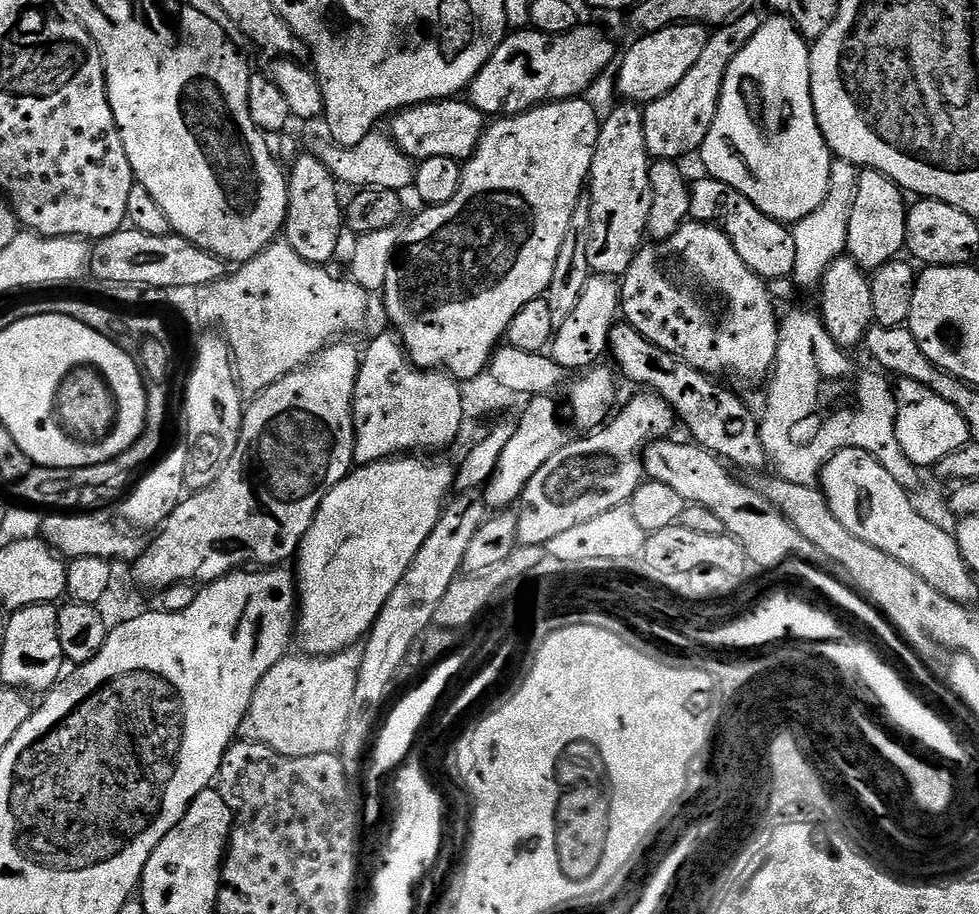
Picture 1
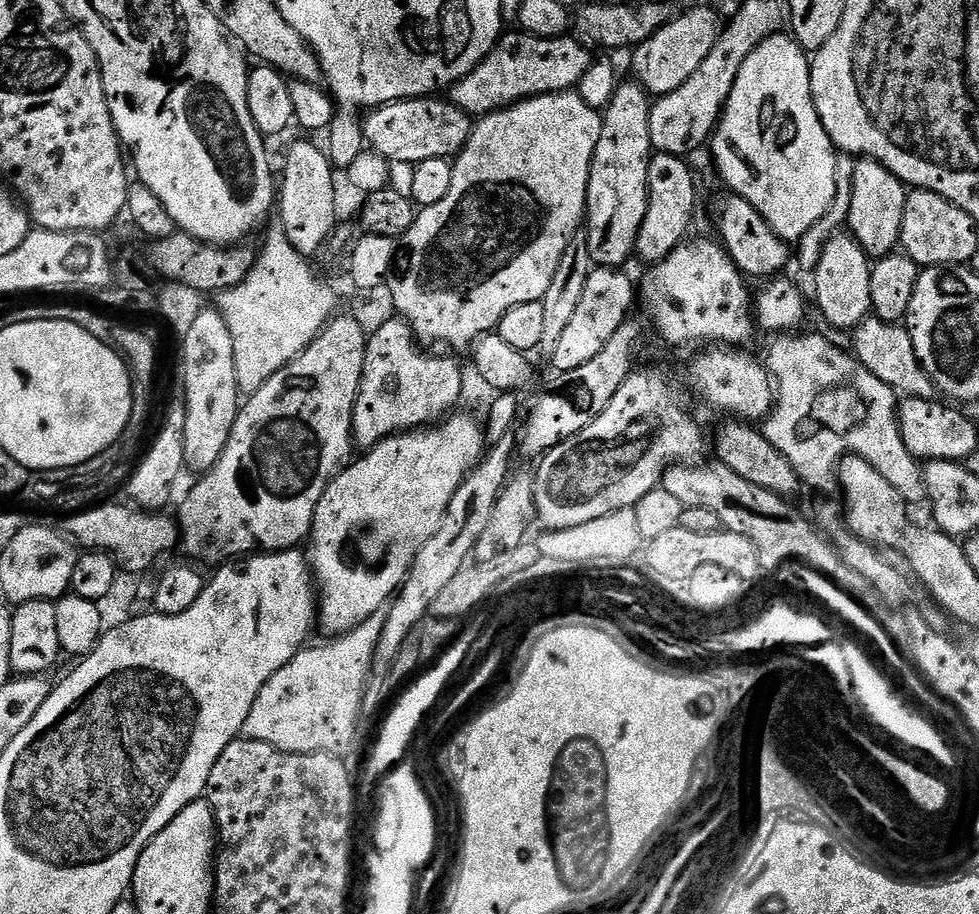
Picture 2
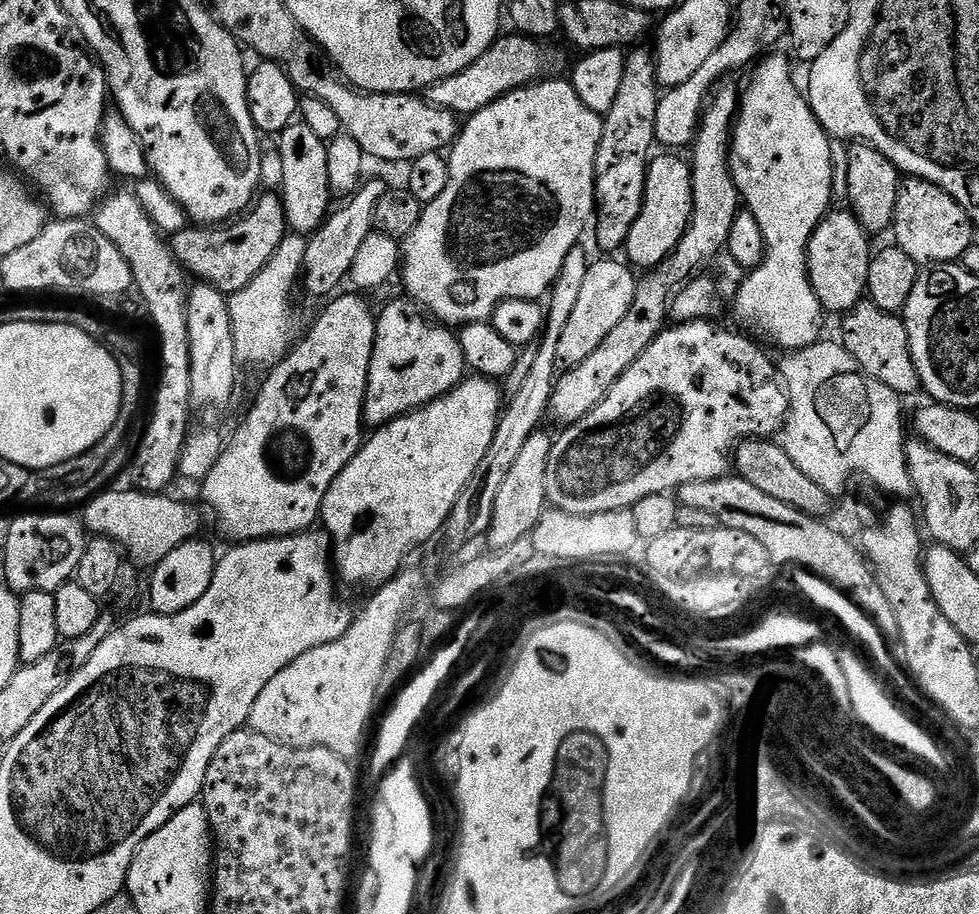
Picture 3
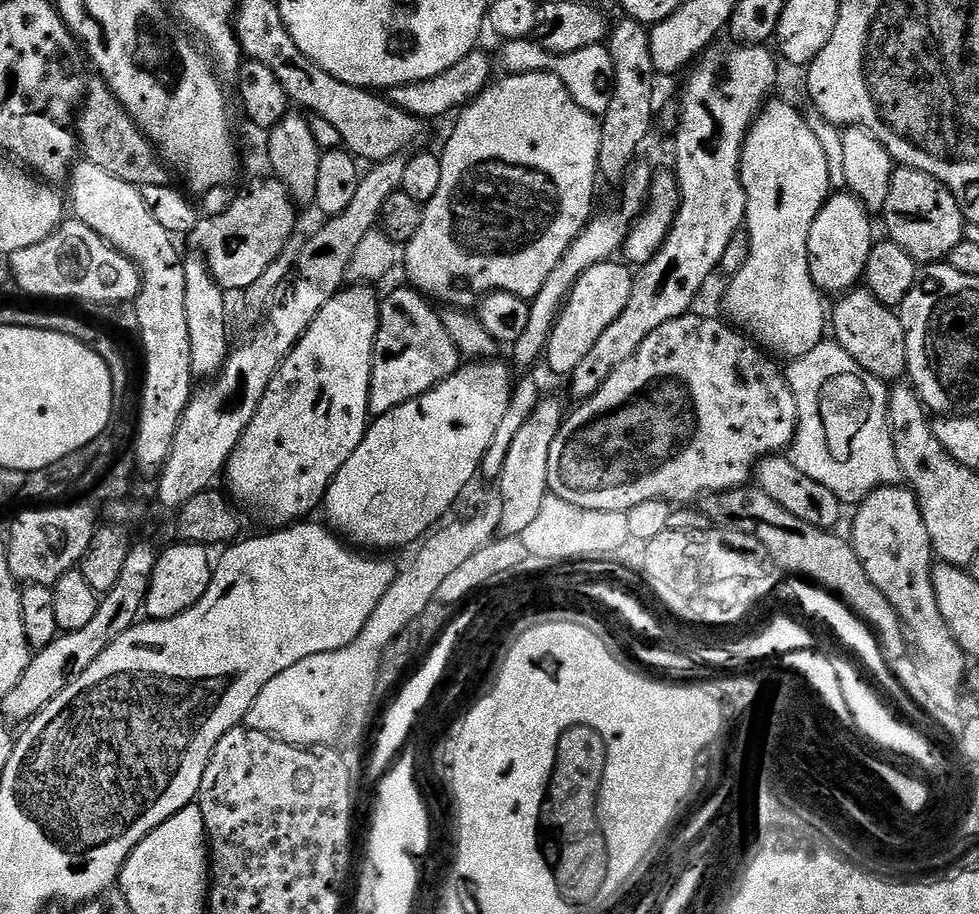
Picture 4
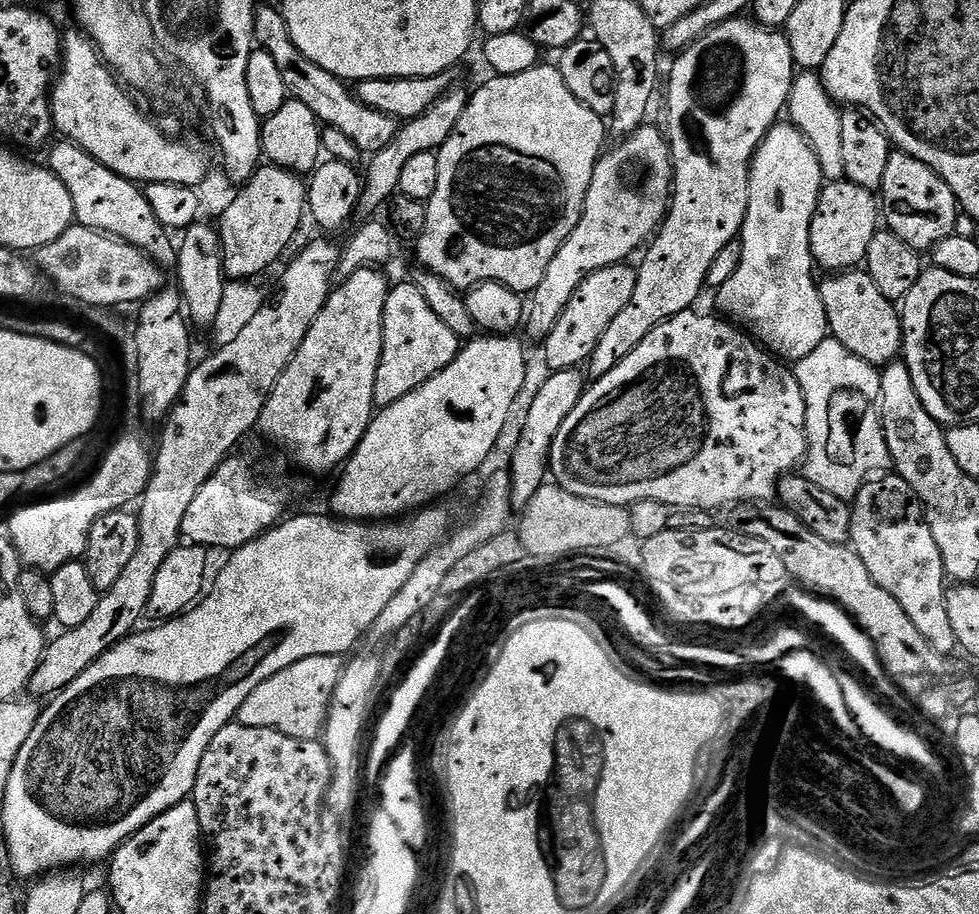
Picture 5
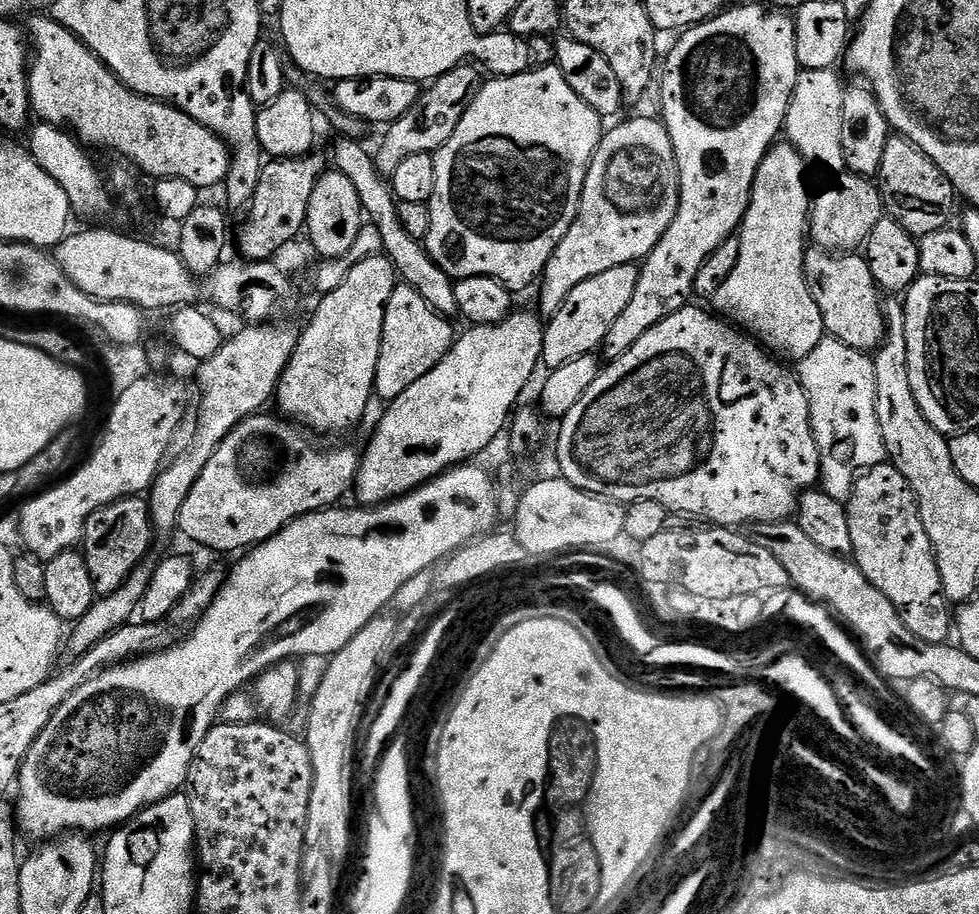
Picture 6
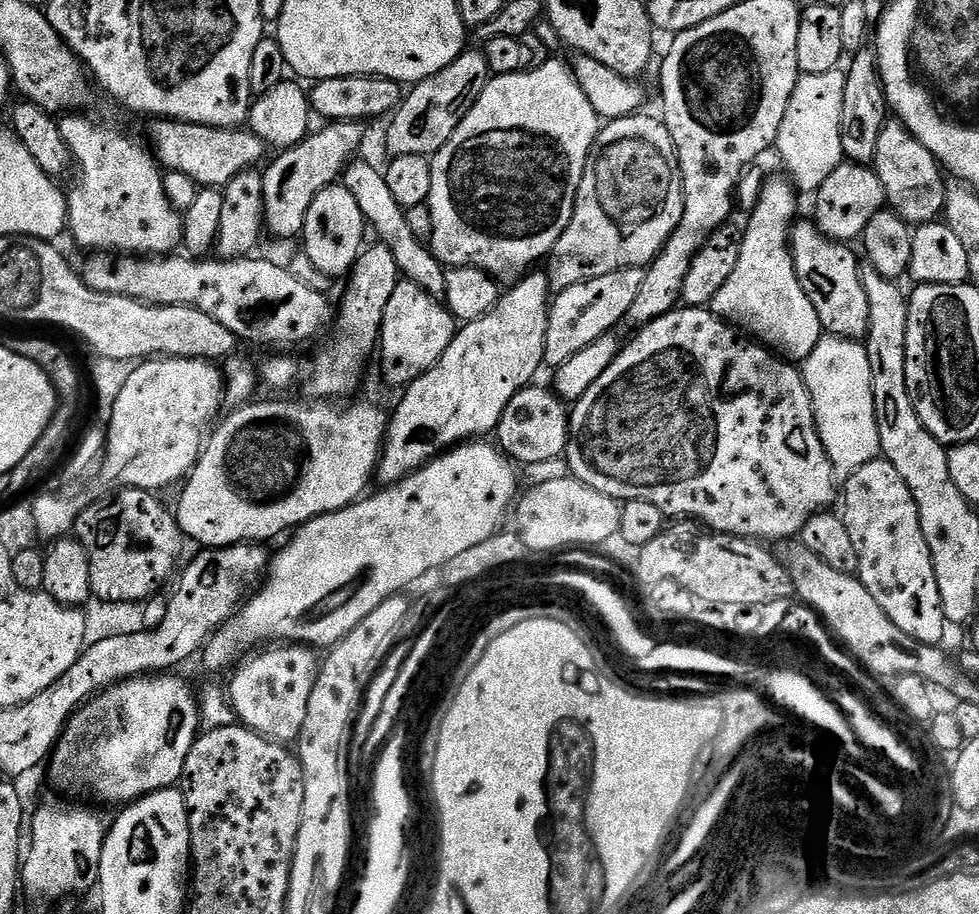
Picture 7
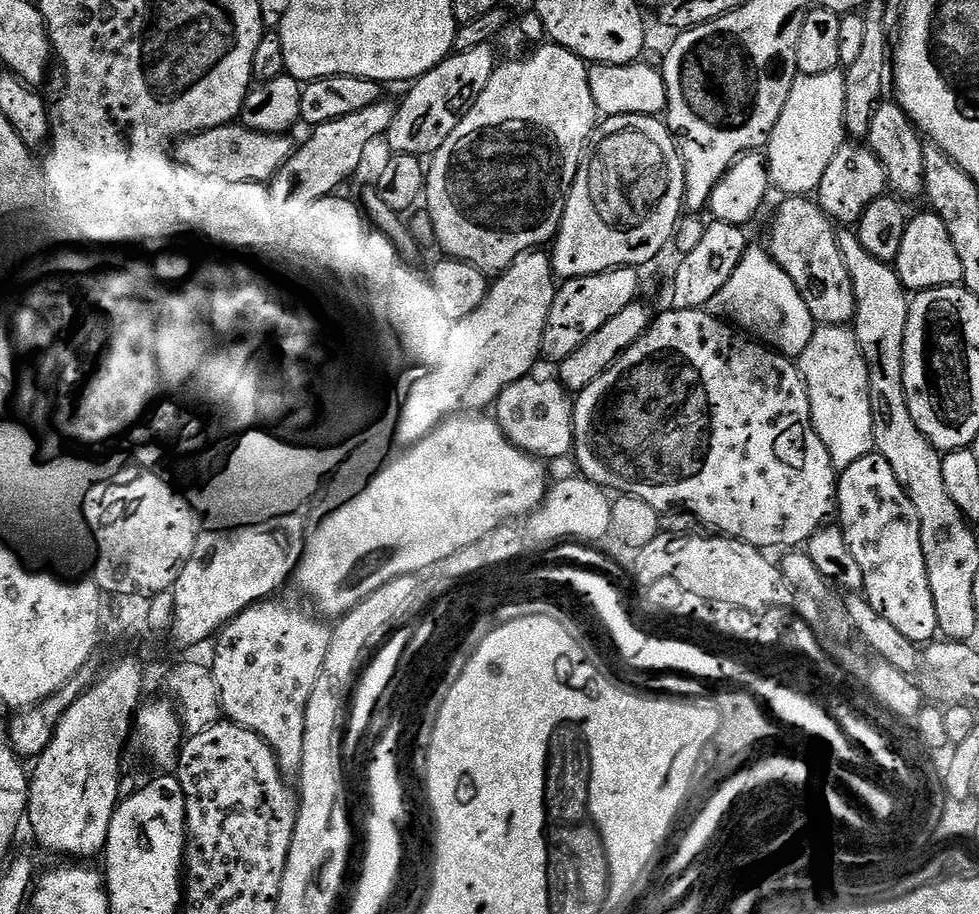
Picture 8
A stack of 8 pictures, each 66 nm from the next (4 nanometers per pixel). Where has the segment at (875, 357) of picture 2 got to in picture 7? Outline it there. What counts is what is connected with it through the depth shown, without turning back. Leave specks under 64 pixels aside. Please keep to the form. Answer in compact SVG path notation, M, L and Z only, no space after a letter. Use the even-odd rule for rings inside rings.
M811 219L803 220L792 225L792 261L806 298L818 310L820 327L829 336L863 341L870 326L870 302L866 298L862 264L856 261L847 243L831 240Z

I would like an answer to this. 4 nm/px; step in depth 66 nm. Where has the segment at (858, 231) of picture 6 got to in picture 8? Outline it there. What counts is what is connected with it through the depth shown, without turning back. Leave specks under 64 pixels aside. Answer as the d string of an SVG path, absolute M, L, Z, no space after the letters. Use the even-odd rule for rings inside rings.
M845 142L834 154L830 166L826 169L826 174L822 177L818 189L818 203L829 220L837 225L856 226L859 225L862 214L866 214L866 208L870 206L870 202L885 195L889 188L883 162L872 149L860 142Z

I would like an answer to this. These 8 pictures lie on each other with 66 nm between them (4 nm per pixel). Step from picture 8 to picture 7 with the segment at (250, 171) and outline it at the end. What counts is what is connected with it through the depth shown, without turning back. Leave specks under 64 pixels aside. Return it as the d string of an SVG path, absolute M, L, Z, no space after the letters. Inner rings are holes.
M156 118L151 121L152 140L150 147L161 167L161 169L187 174L194 178L194 182L206 188L223 189L236 176L243 172L255 169L255 164L264 156L266 145L259 140L251 130L240 128L211 128L205 124L191 124L185 120L170 120L167 118Z

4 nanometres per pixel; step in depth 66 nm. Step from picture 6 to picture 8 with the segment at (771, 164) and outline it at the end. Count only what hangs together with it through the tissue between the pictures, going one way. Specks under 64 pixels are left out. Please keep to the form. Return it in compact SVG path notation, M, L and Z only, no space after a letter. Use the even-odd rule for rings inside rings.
M749 246L744 251L738 270L734 270L734 274L730 274L730 282L726 282L726 286L710 298L706 311L731 322L737 329L789 358L798 358L803 354L806 346L810 346L814 331L812 315L798 286L794 286L790 274L778 266L772 253L764 246Z

